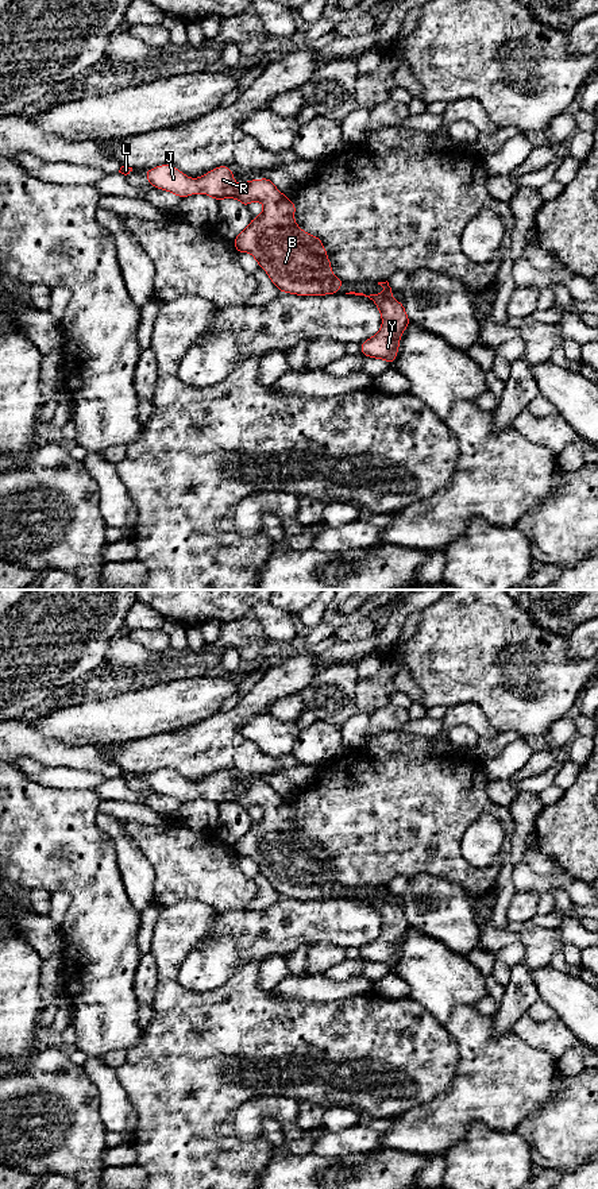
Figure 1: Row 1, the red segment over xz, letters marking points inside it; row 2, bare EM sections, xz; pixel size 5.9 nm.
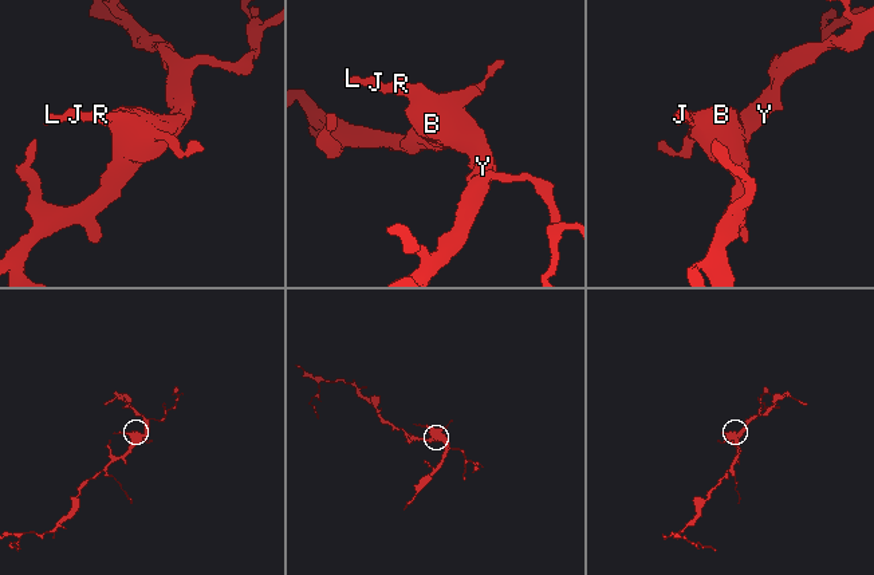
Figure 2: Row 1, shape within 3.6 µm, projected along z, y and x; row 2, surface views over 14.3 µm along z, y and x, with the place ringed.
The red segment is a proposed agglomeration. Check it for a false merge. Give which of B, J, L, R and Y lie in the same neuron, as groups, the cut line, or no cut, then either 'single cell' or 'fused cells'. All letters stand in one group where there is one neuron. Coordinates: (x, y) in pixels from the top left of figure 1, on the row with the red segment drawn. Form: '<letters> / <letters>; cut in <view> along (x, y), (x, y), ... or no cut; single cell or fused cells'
B J L R Y; no cut; single cell

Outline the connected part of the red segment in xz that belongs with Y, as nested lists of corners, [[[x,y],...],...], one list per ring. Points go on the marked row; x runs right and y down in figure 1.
[[[386,281],[386,282],[378,282],[378,285],[381,285],[382,287],[386,289],[386,292],[385,292],[383,294],[377,294],[377,293],[374,293],[374,294],[366,296],[366,294],[363,294],[363,293],[355,293],[355,292],[350,292],[350,293],[346,293],[346,294],[364,296],[364,297],[369,297],[370,300],[373,300],[373,301],[377,304],[377,306],[378,306],[378,309],[379,309],[379,312],[381,312],[381,316],[382,316],[382,327],[381,327],[379,332],[378,332],[375,336],[373,336],[373,337],[367,339],[366,341],[360,343],[360,345],[362,345],[362,355],[363,355],[363,356],[377,358],[377,359],[383,359],[383,360],[386,360],[386,362],[389,362],[389,363],[391,364],[391,363],[394,362],[396,356],[397,356],[397,352],[398,352],[400,337],[401,337],[401,335],[404,333],[405,328],[410,324],[410,320],[409,320],[408,316],[406,316],[406,312],[405,312],[405,309],[404,309],[404,304],[396,301],[396,300],[391,297],[391,292],[393,292],[394,289],[389,285],[389,282],[387,282],[387,281]]]

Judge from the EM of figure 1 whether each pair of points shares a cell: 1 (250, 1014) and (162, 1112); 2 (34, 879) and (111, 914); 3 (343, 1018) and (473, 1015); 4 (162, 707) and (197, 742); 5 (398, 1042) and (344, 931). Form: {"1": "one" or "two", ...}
{"1": "one", "2": "one", "3": "two", "4": "two", "5": "two"}

